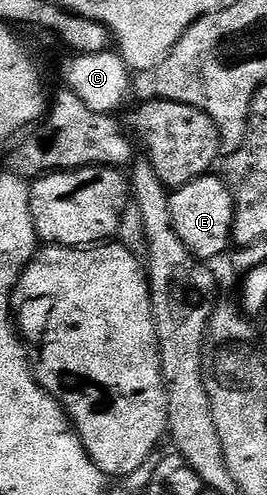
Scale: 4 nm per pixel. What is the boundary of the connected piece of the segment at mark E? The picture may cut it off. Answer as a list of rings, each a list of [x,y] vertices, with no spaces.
[[[215,176],[199,177],[171,193],[173,227],[177,235],[181,235],[181,243],[185,243],[192,255],[204,263],[214,262],[214,257],[223,252],[226,254],[233,245],[231,228],[235,222],[235,200],[226,180]]]

